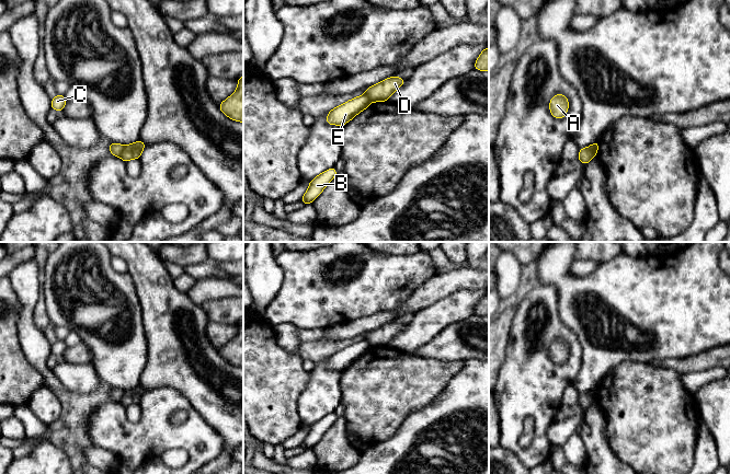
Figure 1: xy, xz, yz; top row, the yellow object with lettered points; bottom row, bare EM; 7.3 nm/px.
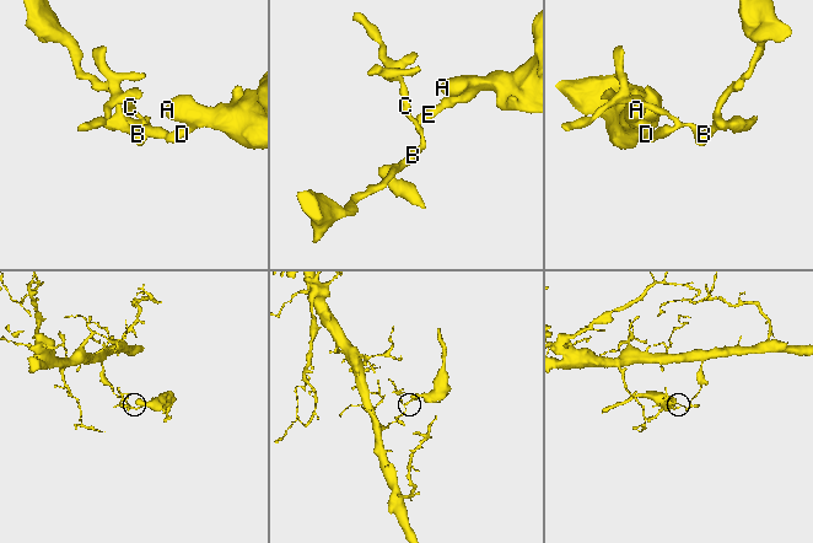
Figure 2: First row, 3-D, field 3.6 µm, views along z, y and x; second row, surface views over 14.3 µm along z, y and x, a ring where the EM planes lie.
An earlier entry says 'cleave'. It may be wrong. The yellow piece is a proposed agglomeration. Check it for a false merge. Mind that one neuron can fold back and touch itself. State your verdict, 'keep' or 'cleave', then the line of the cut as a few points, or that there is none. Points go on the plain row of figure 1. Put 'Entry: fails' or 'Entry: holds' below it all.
cleave; cut xy (124, 392), (120, 401)
Entry: holds

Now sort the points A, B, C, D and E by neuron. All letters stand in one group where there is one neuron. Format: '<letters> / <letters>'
A D / B C E

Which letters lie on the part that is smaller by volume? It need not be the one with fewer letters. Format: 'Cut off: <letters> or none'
Cut off: A, D

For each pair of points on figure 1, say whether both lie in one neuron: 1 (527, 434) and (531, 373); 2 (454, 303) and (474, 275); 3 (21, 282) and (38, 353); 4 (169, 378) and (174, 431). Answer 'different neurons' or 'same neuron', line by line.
1: different neurons
2: different neurons
3: same neuron
4: different neurons

